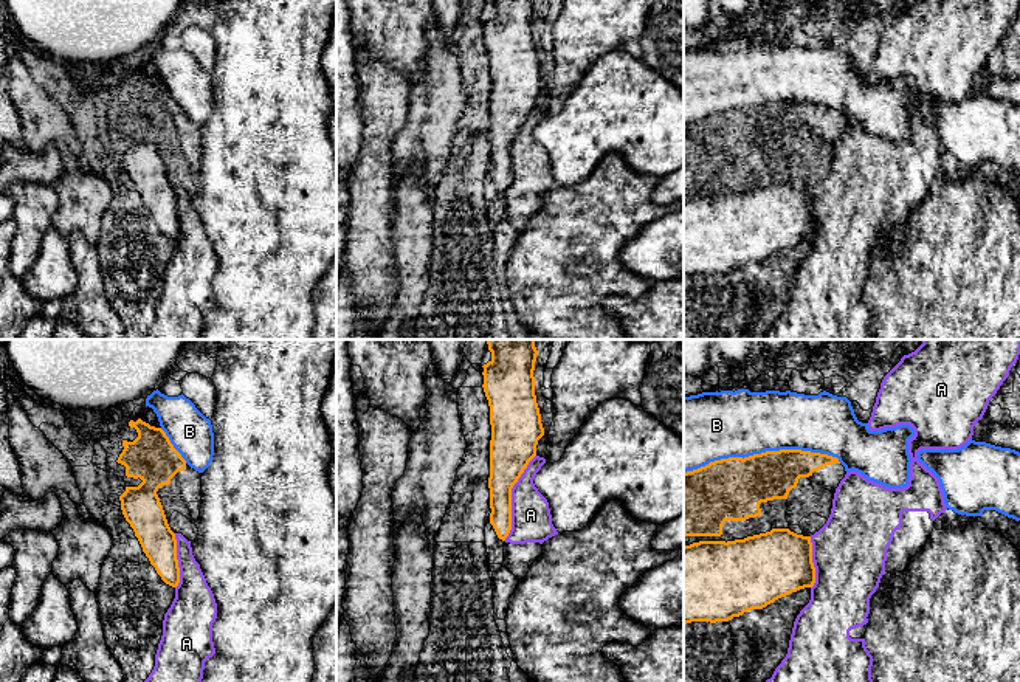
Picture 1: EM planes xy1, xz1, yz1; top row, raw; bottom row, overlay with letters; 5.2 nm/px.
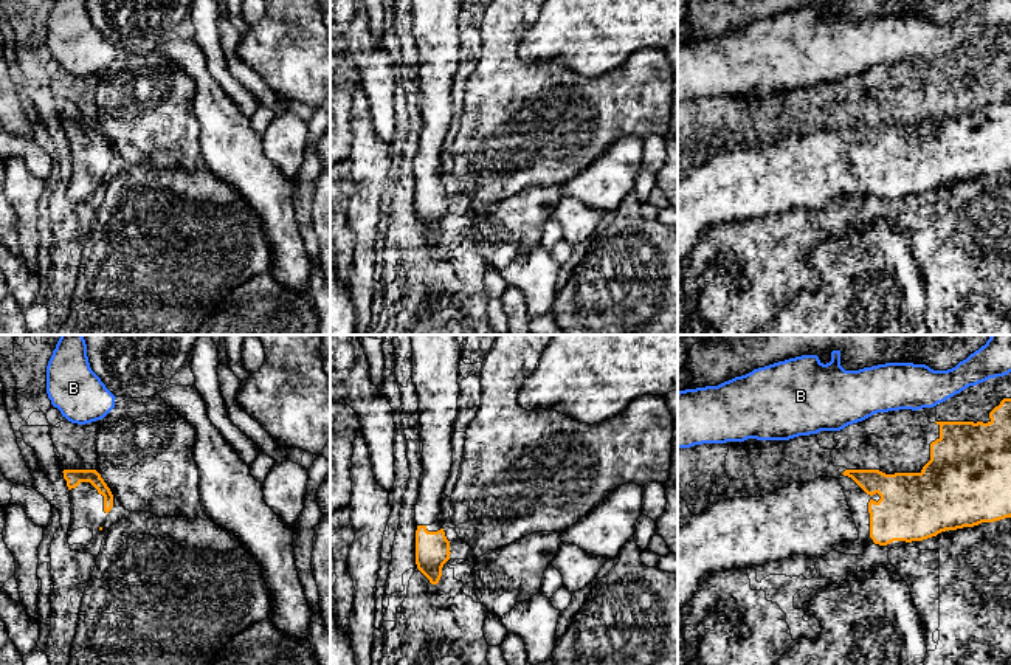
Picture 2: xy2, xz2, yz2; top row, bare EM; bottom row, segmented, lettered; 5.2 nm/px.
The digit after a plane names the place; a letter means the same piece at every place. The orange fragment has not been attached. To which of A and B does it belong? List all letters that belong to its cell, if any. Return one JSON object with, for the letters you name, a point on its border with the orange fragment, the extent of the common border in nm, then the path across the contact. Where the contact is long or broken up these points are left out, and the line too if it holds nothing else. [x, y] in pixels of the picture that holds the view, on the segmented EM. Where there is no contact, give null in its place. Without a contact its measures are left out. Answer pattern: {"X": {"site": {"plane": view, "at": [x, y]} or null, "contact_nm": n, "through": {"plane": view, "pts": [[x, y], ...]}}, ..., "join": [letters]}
{"join": []}

